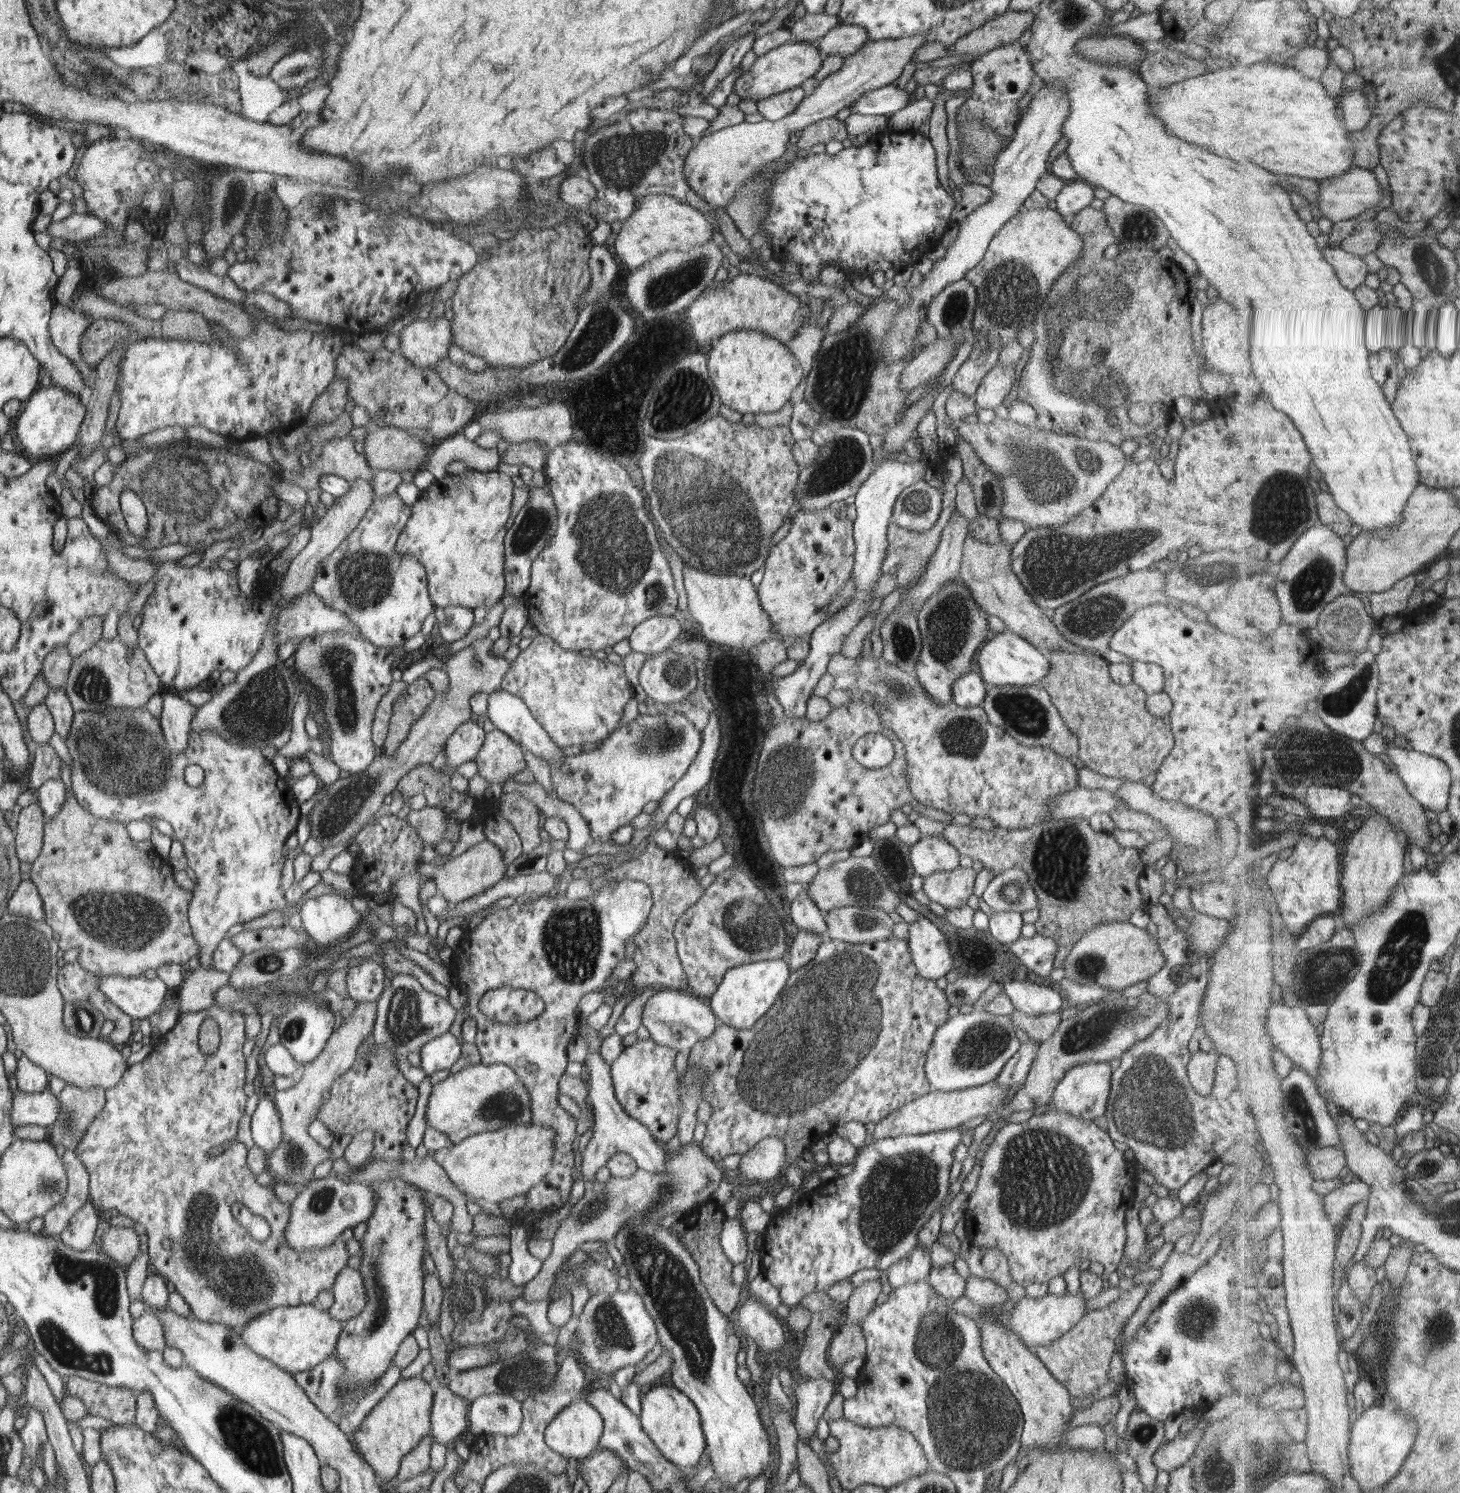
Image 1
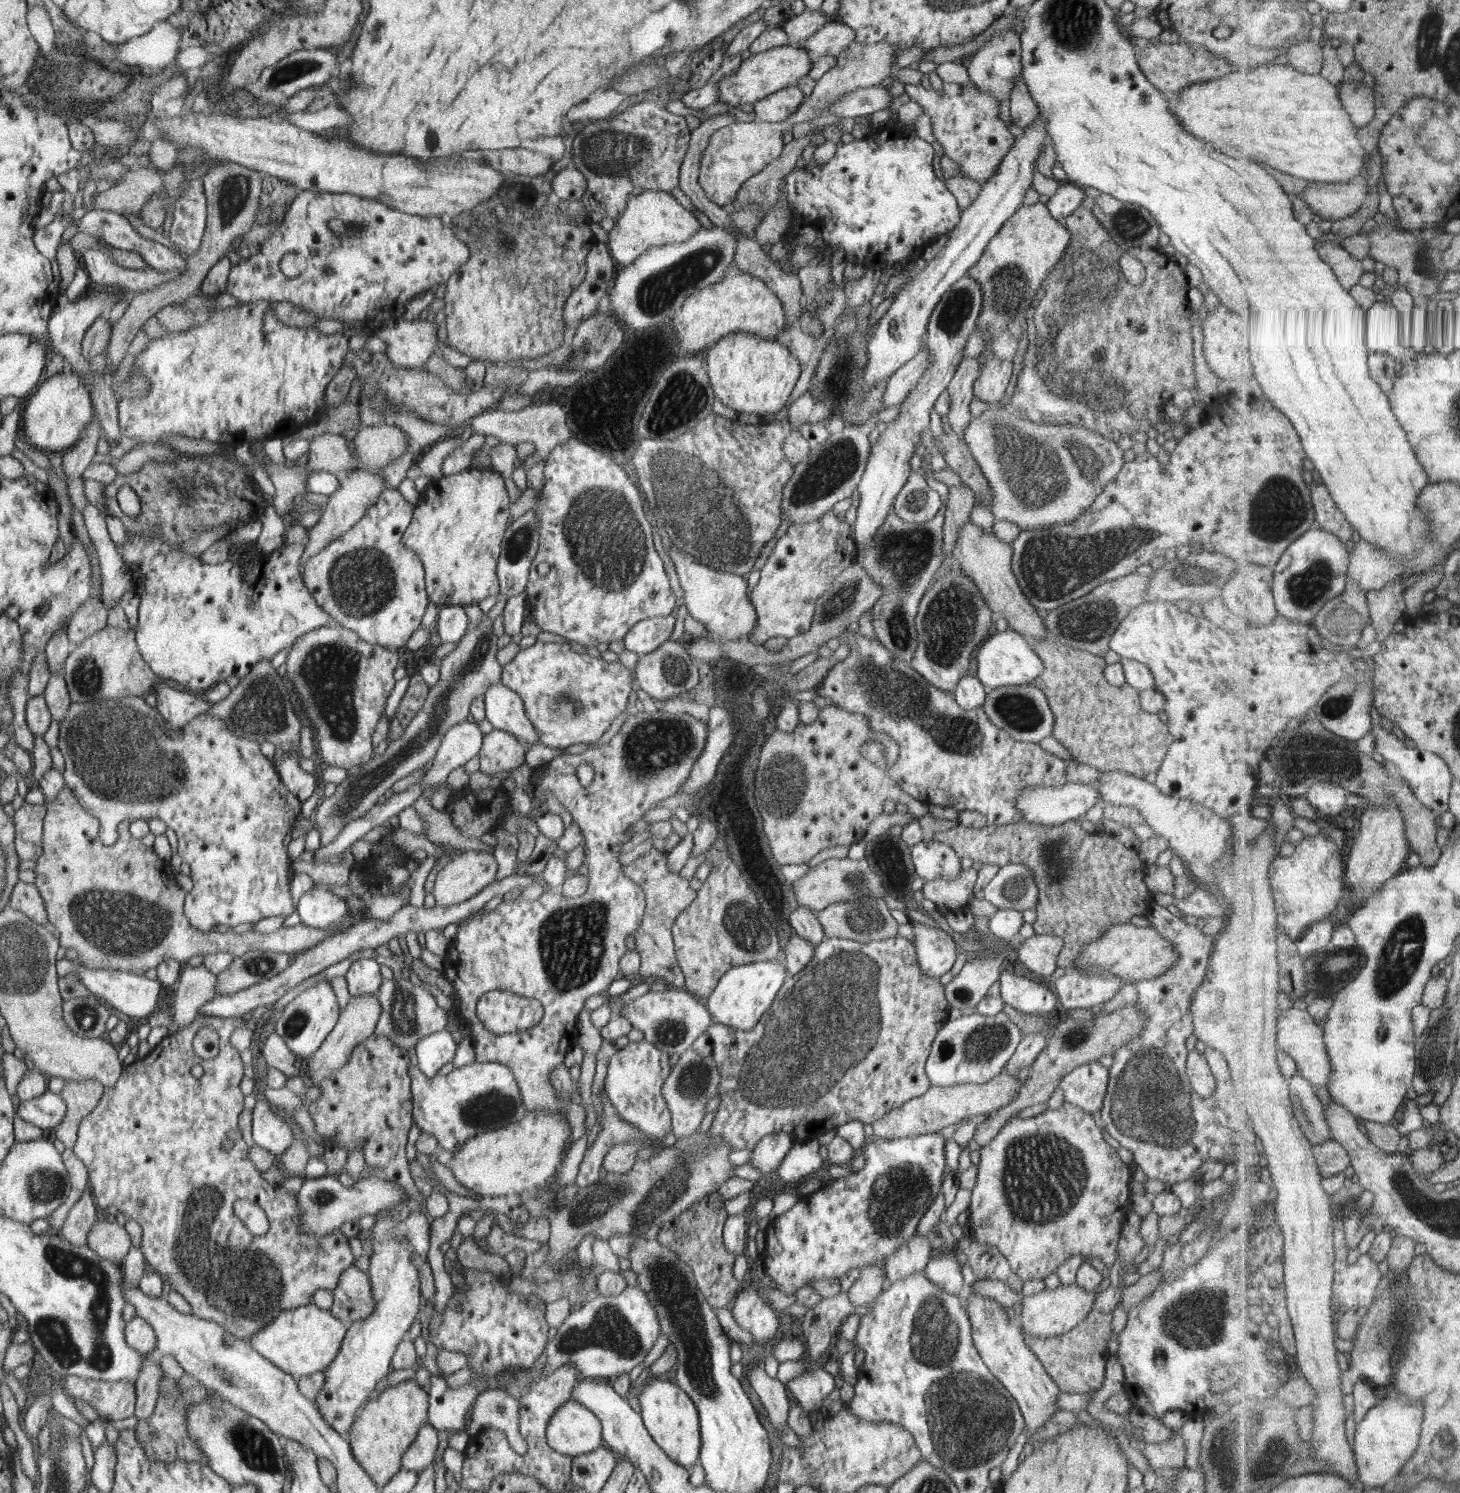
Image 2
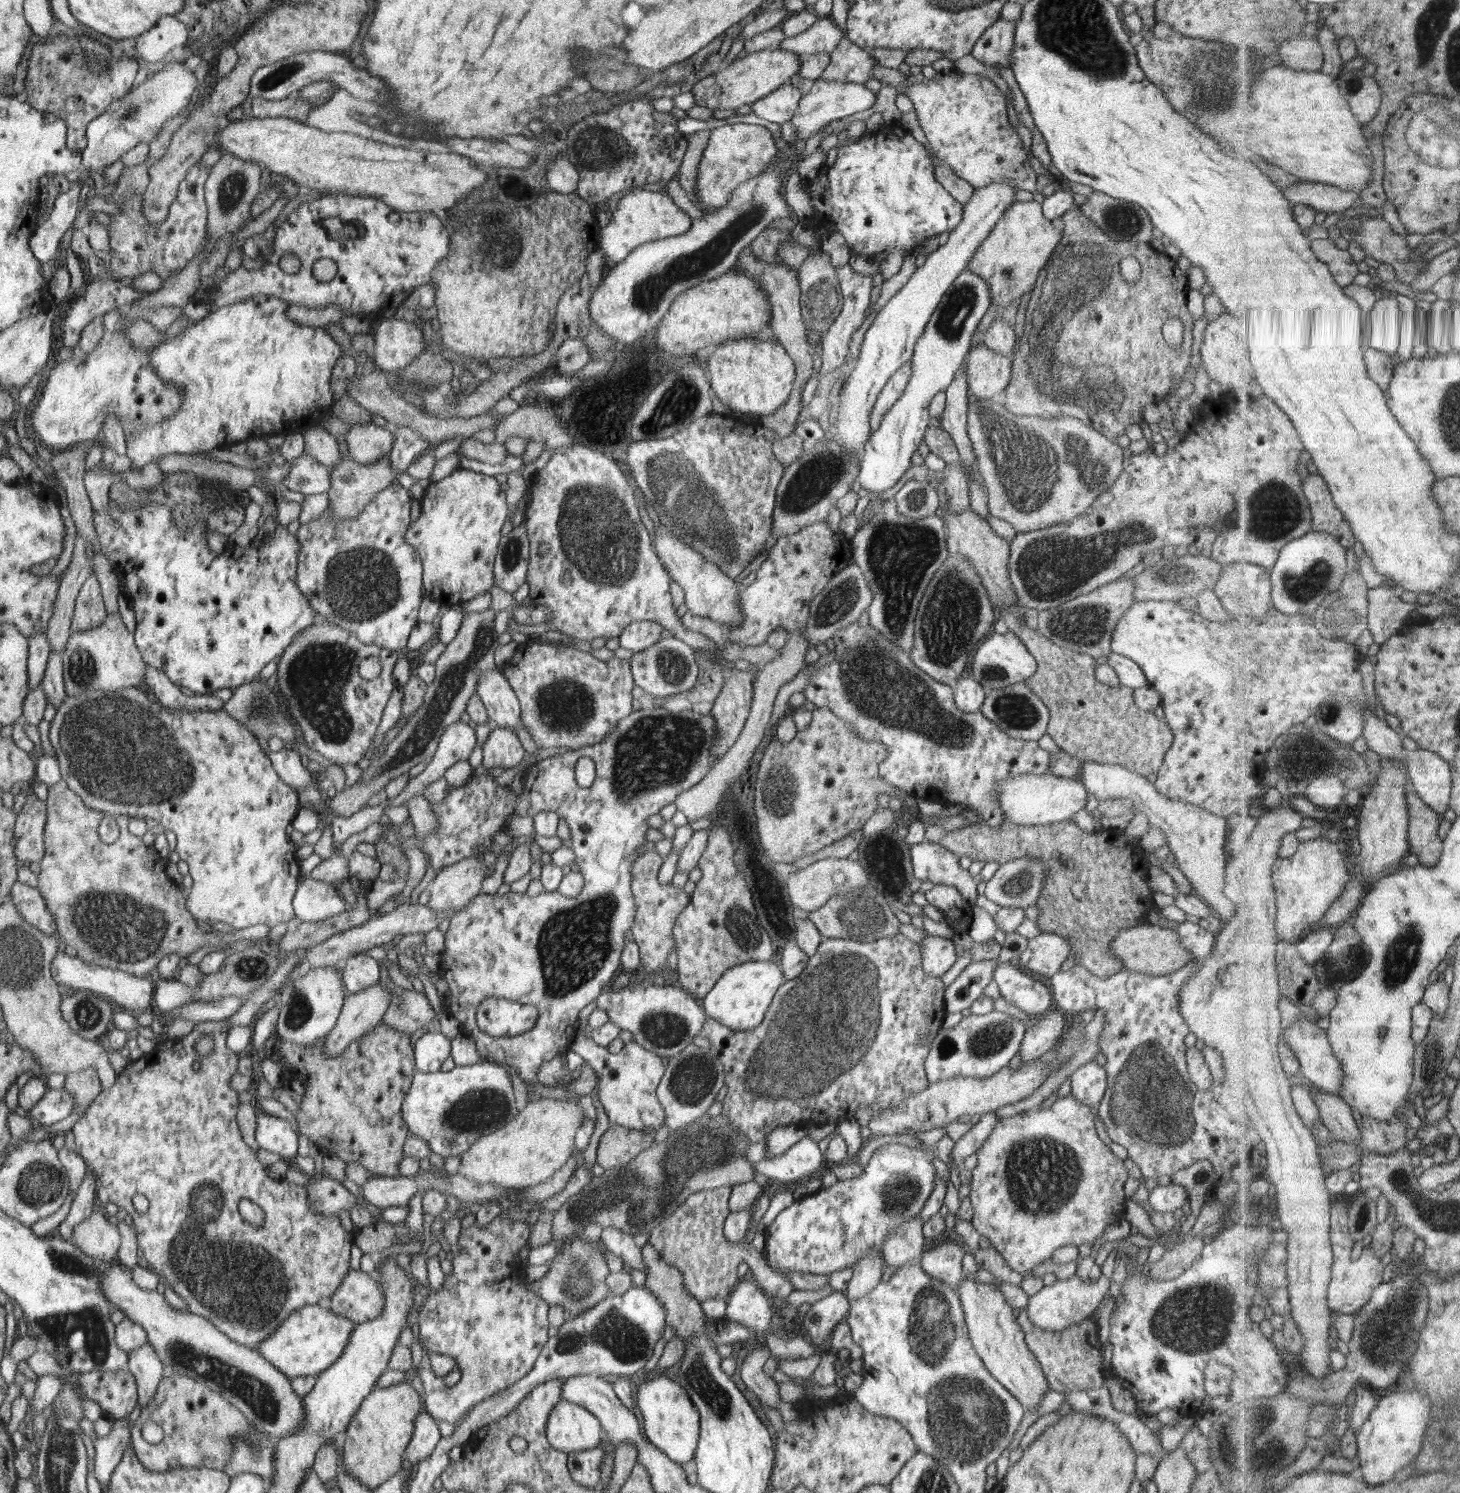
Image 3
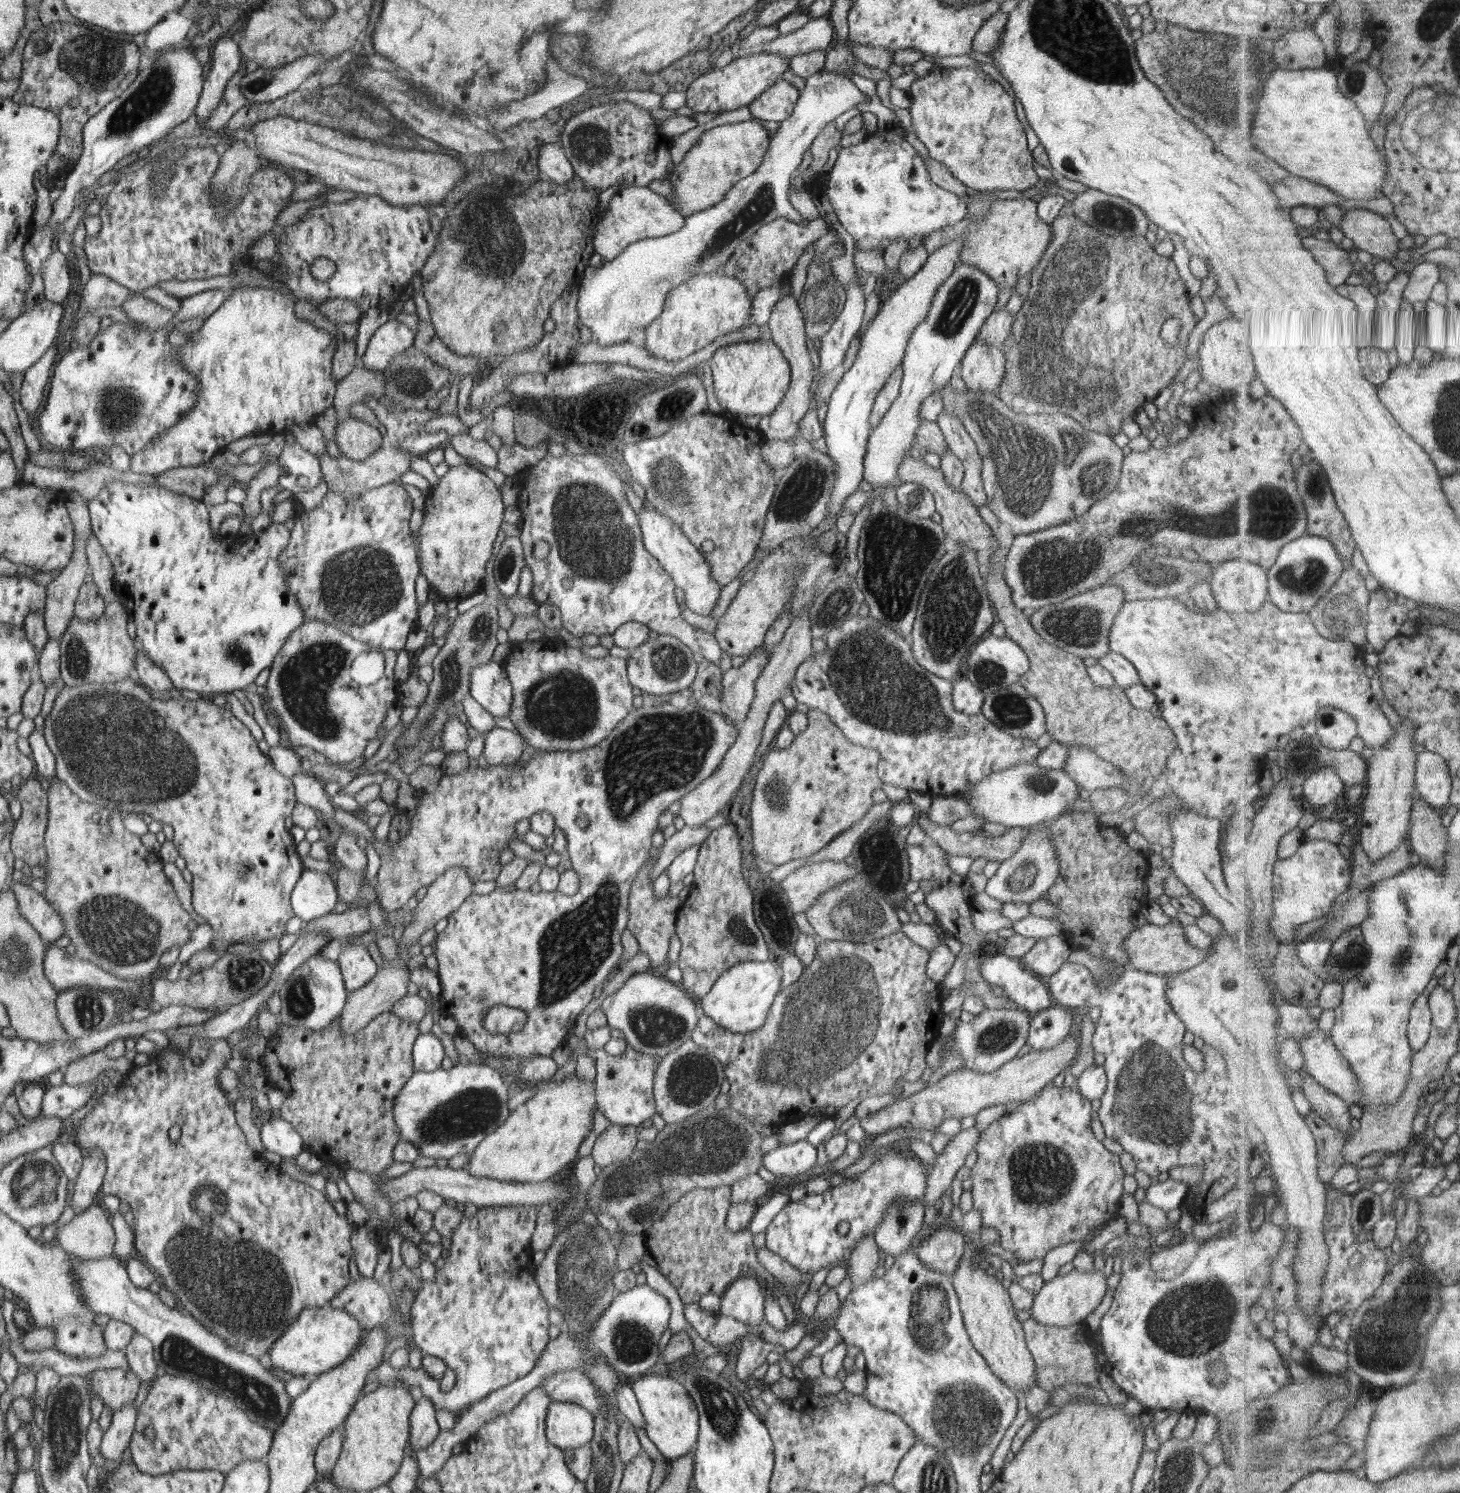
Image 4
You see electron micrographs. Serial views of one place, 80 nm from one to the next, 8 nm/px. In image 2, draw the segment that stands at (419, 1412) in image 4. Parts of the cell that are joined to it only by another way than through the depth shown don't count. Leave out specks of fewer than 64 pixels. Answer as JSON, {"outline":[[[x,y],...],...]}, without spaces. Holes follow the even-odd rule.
{"outline":[[[429,1423],[423,1424],[410,1448],[403,1454],[402,1467],[422,1472],[435,1459],[440,1433]]]}

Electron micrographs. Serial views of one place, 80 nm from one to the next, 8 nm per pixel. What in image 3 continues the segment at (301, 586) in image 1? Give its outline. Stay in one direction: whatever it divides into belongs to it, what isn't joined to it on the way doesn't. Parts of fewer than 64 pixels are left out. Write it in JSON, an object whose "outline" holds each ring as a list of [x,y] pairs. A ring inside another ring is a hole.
{"outline":[[[389,454],[372,464],[360,464],[347,457],[329,468],[331,474],[331,487],[328,491],[329,514],[333,520],[352,520],[359,516],[363,509],[375,498],[381,490],[396,481],[395,470],[391,468]]]}

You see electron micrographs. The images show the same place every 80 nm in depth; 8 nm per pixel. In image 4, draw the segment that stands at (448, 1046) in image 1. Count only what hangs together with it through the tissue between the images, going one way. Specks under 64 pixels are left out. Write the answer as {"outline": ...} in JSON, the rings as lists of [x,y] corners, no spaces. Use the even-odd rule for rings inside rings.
{"outline":[[[432,1032],[419,1034],[413,1046],[413,1065],[416,1071],[432,1072],[440,1069],[446,1052]]]}

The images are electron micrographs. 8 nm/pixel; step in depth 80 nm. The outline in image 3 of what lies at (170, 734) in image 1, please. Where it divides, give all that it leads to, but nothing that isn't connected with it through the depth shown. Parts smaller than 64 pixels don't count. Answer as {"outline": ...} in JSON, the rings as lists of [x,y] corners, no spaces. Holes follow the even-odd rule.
{"outline":[[[148,664],[144,687],[156,695],[162,706],[170,710],[216,710],[224,706],[223,701],[212,694],[185,696],[180,687],[173,684],[166,674],[154,667],[148,667]]]}

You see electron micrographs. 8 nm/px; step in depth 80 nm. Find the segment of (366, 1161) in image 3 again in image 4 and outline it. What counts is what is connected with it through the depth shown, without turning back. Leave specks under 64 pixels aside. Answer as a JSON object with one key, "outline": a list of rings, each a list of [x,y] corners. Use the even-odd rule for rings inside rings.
{"outline":[[[391,1011],[382,1013],[362,1030],[353,1032],[353,1034],[347,1034],[347,1031],[342,1029],[342,1018],[336,1018],[334,1021],[331,1021],[331,1024],[322,1030],[308,1030],[307,1027],[302,1026],[283,1026],[280,1022],[277,1033],[274,1037],[269,1038],[264,1054],[261,1055],[258,1062],[266,1070],[266,1074],[268,1074],[268,1084],[272,1087],[278,1087],[286,1096],[278,1116],[285,1122],[288,1122],[302,1136],[307,1150],[314,1152],[325,1163],[338,1164],[338,1168],[345,1172],[348,1170],[360,1170],[377,1178],[395,1162],[395,1147],[402,1140],[399,1127],[396,1126],[395,1122],[395,1099],[415,1071],[413,1065],[413,1046],[419,1034],[418,1022],[400,1019]]]}

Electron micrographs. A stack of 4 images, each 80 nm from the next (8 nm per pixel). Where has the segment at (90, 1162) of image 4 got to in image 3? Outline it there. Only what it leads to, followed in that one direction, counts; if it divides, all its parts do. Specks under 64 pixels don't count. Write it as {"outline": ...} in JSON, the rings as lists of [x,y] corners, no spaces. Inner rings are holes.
{"outline":[[[88,1174],[86,1178],[83,1178],[82,1184],[73,1197],[66,1219],[60,1223],[54,1234],[59,1235],[64,1240],[70,1240],[70,1237],[74,1235],[74,1227],[84,1223],[84,1220],[90,1218],[90,1215],[94,1212],[97,1201],[96,1193],[97,1176]]]}

